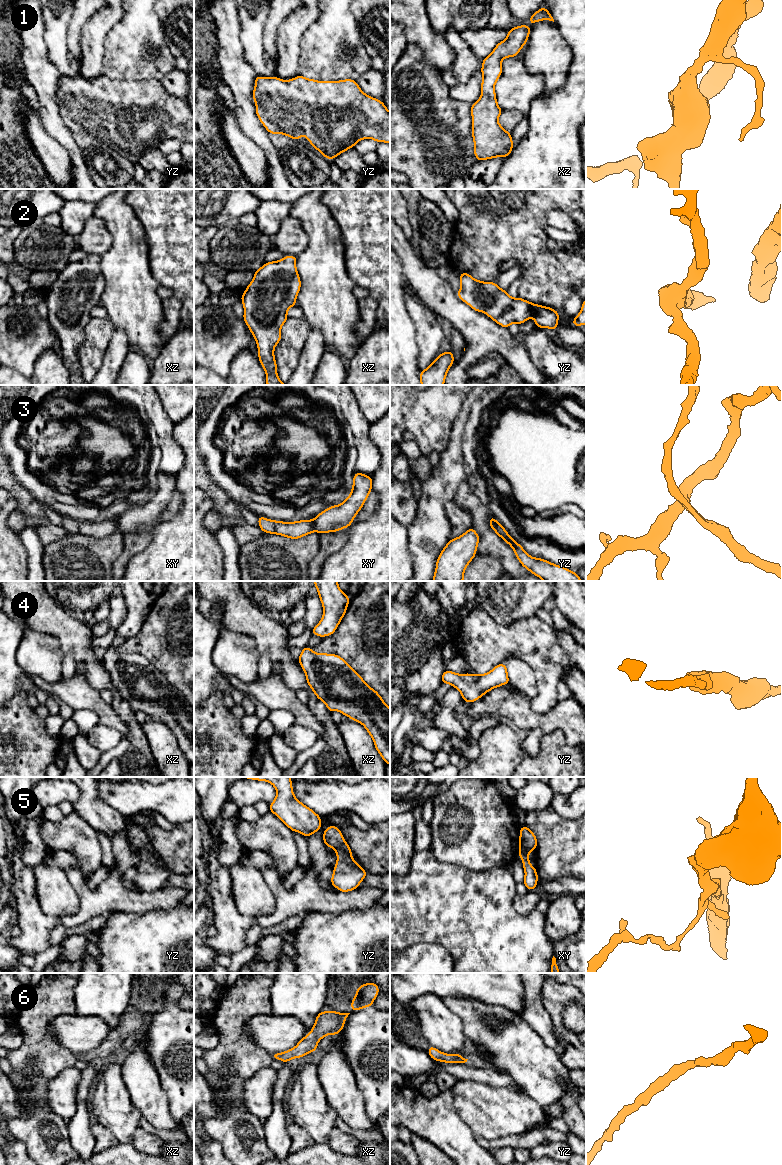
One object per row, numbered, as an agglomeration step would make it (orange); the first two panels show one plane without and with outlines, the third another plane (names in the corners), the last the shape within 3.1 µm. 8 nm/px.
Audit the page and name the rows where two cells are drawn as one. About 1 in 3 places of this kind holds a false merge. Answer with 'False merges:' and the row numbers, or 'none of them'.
False merges: 3, 5

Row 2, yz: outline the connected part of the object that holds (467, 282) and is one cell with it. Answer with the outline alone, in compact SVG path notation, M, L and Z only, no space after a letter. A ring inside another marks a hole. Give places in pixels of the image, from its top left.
M466 272L460 274L459 280L461 289L457 296L473 310L487 314L504 328L509 328L512 323L520 325L530 317L534 318L536 327L558 328L560 315L551 307L537 305L521 297L512 298L495 282L476 280Z

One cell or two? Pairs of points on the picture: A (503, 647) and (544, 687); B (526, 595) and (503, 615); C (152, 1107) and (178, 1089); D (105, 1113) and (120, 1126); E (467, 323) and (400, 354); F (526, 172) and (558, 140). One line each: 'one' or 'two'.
A: one
B: one
C: two
D: one
E: two
F: one

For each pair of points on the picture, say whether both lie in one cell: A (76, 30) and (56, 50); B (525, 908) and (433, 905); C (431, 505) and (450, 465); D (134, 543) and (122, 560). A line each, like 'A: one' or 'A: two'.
A: two
B: two
C: one
D: one

